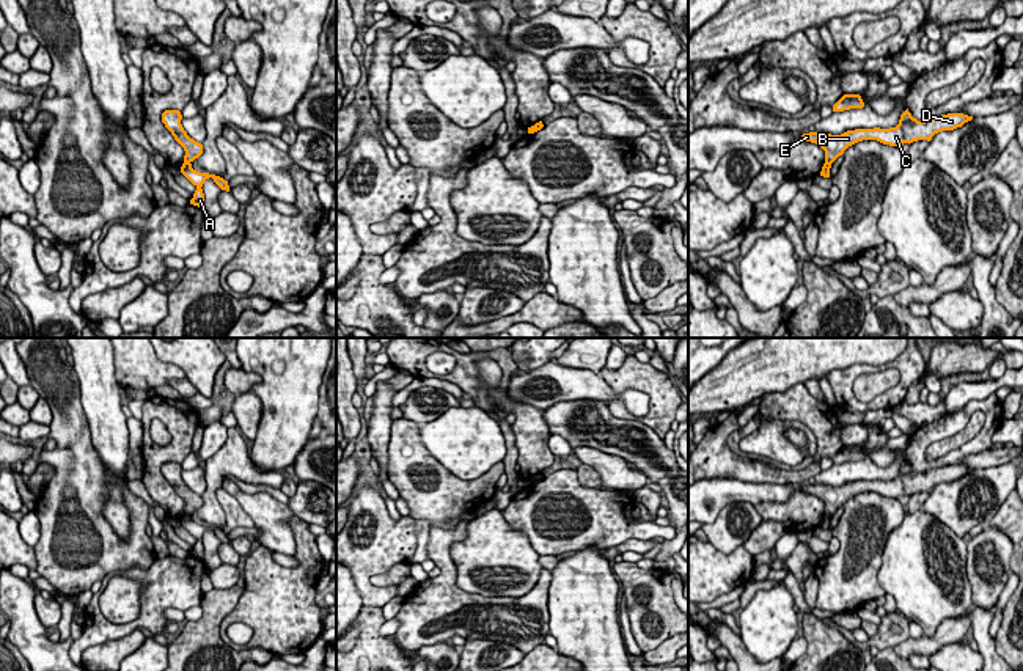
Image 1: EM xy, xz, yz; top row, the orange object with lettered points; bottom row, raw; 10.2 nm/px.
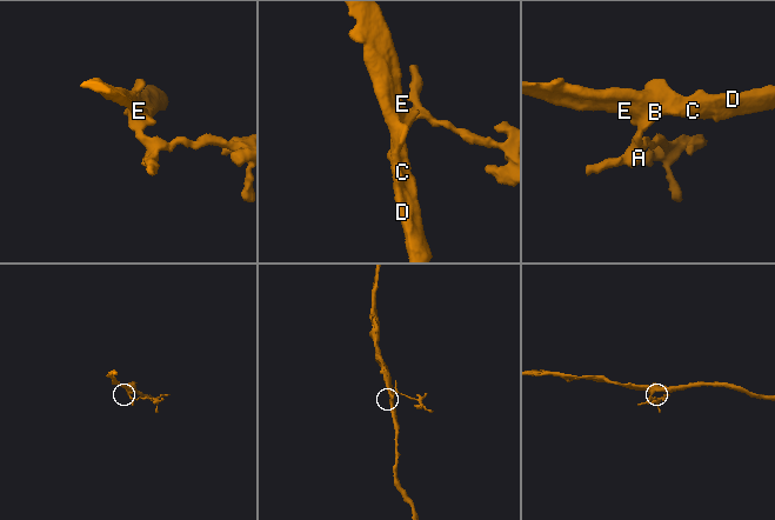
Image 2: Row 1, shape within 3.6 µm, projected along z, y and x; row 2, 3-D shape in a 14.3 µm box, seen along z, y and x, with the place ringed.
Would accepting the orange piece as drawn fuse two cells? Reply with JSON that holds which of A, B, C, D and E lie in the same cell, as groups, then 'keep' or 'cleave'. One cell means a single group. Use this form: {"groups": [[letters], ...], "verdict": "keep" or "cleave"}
{"groups": [["A"], ["B", "C", "D", "E"]], "verdict": "cleave"}

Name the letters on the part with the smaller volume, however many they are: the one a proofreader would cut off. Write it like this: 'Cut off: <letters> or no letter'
Cut off: A

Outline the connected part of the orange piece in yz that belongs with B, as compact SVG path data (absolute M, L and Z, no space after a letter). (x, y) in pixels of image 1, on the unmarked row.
M908 460L900 467L899 476L889 481L855 481L841 487L831 487L827 484L803 486L805 493L816 495L825 503L825 514L833 515L844 503L863 492L877 492L883 497L899 498L904 495L913 495L918 492L930 493L932 489L943 482L954 482L971 473L973 468L963 465L948 465L941 468L927 470L918 473L911 468Z

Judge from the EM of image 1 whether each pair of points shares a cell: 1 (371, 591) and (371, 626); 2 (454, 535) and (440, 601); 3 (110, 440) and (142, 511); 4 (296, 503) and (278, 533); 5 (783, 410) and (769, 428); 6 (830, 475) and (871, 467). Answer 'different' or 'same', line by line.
1: different
2: same
3: different
4: different
5: different
6: same

